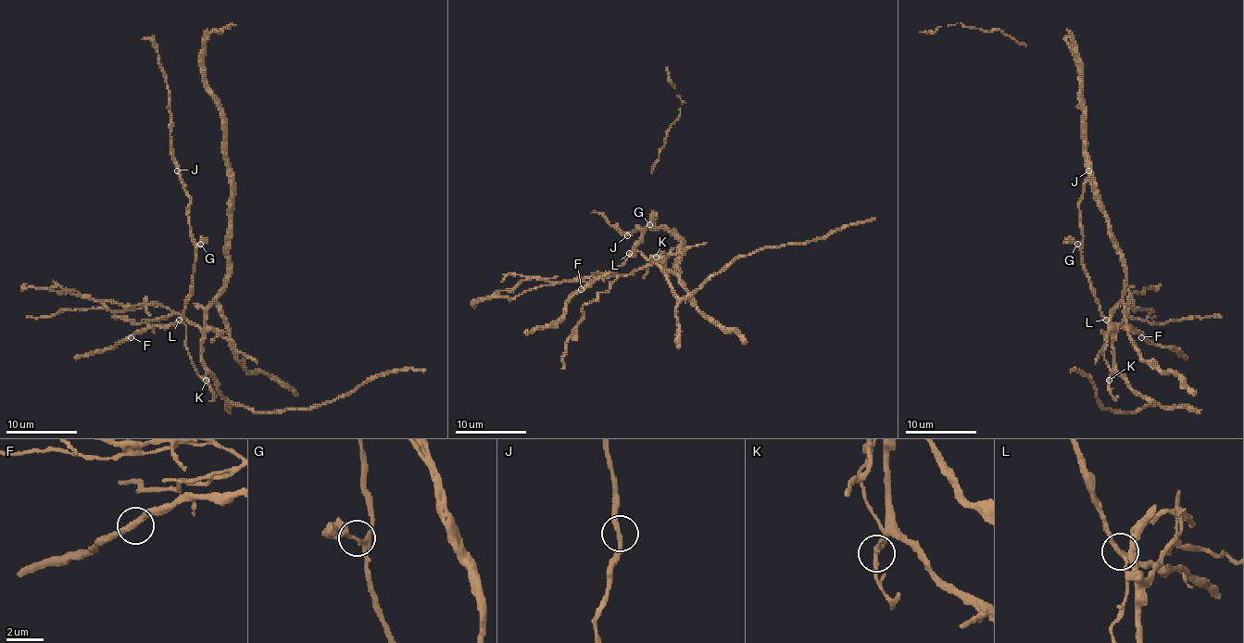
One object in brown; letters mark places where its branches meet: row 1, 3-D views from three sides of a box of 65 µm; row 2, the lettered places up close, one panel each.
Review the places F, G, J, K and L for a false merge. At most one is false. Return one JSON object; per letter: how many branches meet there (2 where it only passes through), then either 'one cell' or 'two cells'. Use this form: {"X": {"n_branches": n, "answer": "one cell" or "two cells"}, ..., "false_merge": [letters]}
{"F": {"n_branches": 2, "answer": "one cell"}, "G": {"n_branches": 3, "answer": "one cell"}, "J": {"n_branches": 2, "answer": "one cell"}, "K": {"n_branches": 3, "answer": "two cells"}, "L": {"n_branches": 3, "answer": "one cell"}, "false_merge": ["K"]}

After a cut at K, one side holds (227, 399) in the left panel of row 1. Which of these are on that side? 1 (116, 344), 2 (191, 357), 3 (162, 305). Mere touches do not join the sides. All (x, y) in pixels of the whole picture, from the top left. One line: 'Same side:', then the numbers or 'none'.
Same side: 3

